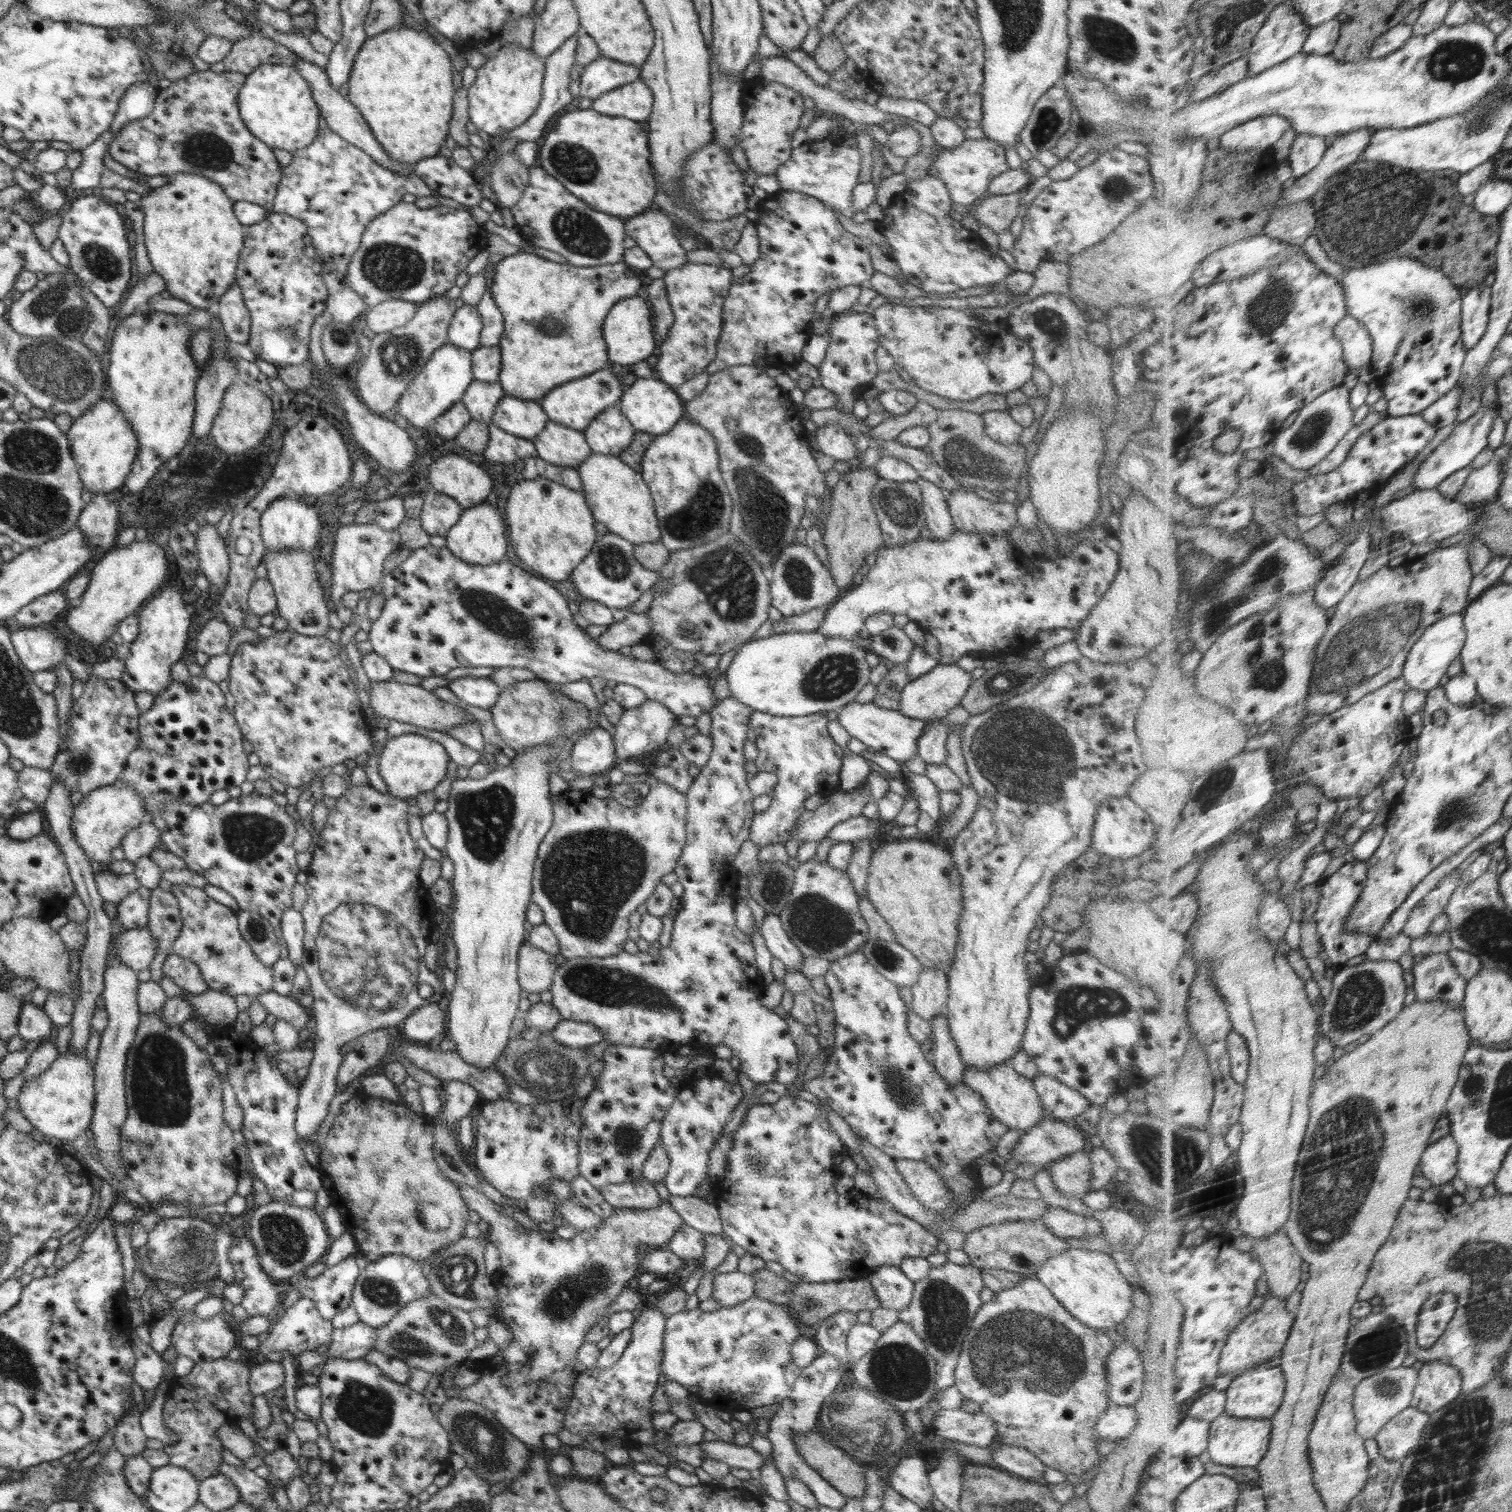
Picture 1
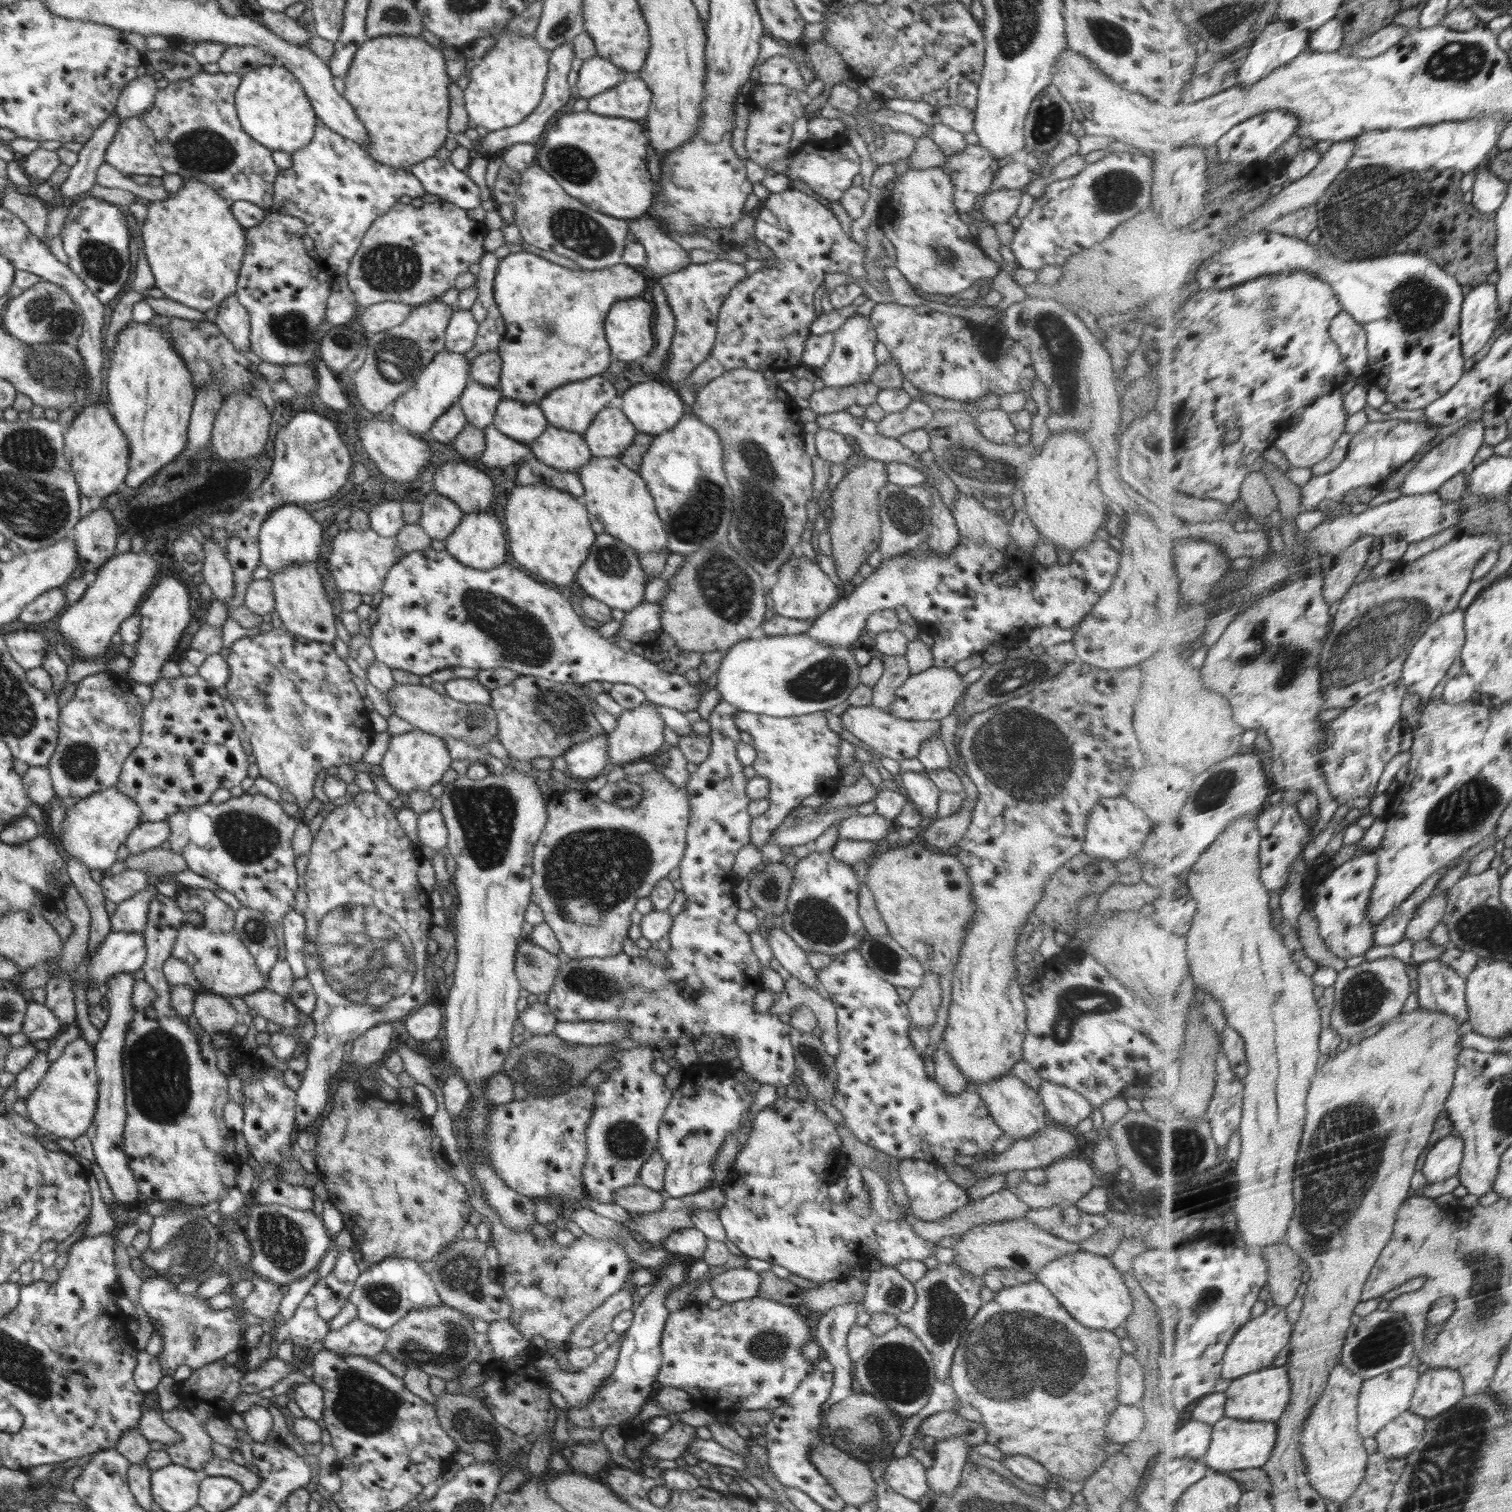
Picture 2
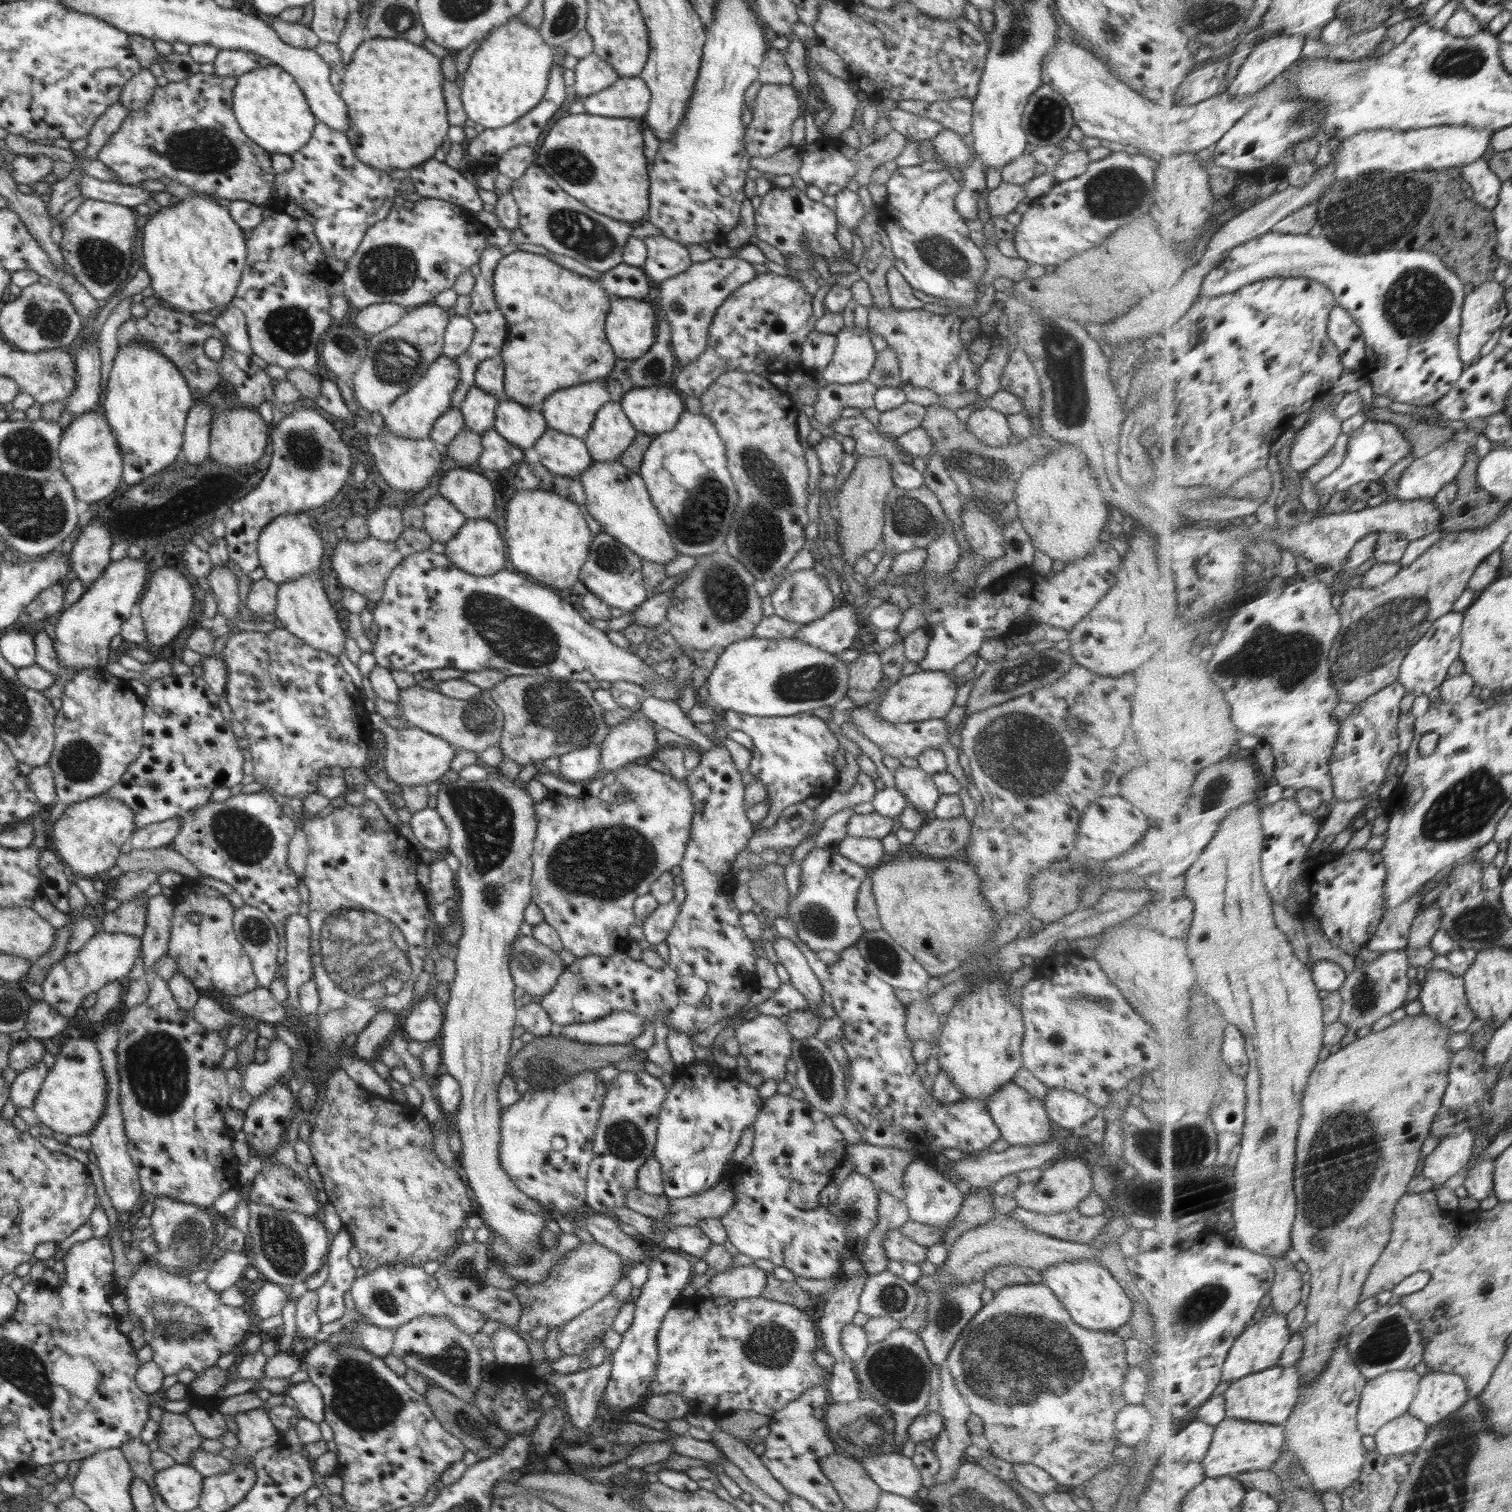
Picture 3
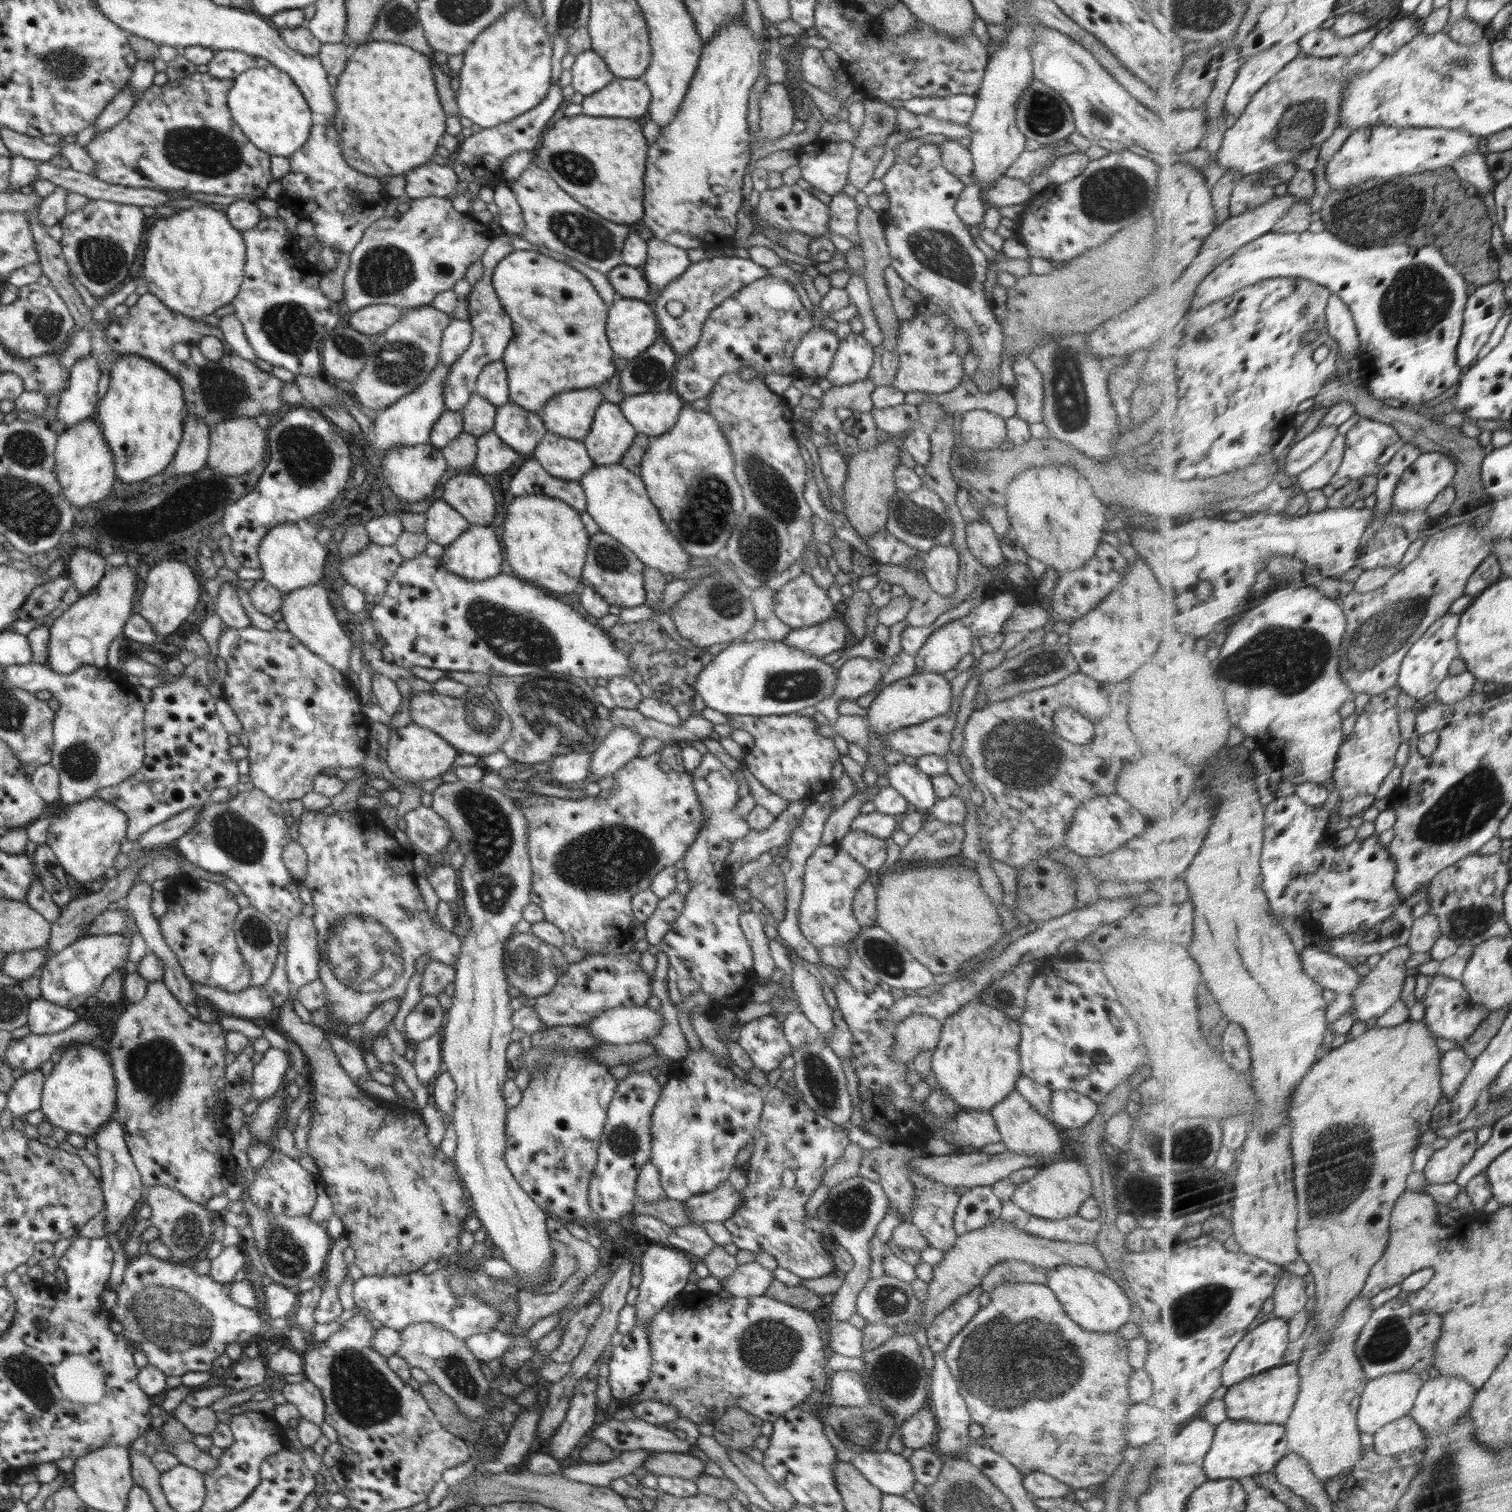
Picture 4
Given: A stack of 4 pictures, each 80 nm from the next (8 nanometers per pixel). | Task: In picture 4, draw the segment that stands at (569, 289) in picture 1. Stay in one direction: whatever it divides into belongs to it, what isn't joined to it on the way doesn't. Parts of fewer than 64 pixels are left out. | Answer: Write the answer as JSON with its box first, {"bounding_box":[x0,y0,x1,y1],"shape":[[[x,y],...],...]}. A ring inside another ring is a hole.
{"bounding_box":[492,250,648,413],"shape":[[[515,250],[496,265],[492,282],[514,330],[501,358],[507,372],[510,401],[538,413],[555,394],[594,387],[594,384],[602,384],[612,378],[615,358],[605,330],[607,306],[583,273],[567,262],[538,251]],[[624,263],[615,266],[607,274],[617,297],[644,301],[648,297],[648,283],[641,269]]]}

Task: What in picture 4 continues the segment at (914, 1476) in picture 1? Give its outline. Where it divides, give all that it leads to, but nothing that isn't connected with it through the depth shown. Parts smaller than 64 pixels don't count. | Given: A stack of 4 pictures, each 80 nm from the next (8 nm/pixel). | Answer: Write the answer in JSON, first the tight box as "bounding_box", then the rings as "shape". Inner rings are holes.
{"bounding_box":[851,1444,916,1496],"shape":[[[860,1444],[851,1463],[883,1494],[903,1496],[904,1493],[912,1491],[916,1483],[909,1460],[888,1450],[872,1451]]]}

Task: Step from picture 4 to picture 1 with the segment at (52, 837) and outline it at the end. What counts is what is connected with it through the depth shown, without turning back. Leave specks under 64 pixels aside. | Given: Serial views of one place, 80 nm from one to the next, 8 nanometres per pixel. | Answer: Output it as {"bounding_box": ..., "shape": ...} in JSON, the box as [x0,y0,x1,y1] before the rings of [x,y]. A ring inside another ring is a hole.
{"bounding_box":[71,778,147,867],"shape":[[[119,778],[114,784],[97,788],[82,796],[81,802],[75,806],[71,827],[86,856],[107,867],[112,862],[112,849],[120,846],[129,829],[136,828],[147,816],[144,800],[134,794],[134,789],[126,781]]]}

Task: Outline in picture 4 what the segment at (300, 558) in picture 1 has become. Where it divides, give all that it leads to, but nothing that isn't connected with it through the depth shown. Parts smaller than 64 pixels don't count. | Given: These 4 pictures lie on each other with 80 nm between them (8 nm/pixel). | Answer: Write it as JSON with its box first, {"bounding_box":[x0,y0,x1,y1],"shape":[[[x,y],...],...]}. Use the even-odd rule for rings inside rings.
{"bounding_box":[279,584,353,675],"shape":[[[314,584],[314,586],[294,590],[290,594],[284,594],[281,598],[282,604],[279,611],[288,626],[288,631],[304,646],[307,646],[312,654],[322,658],[326,664],[330,664],[338,672],[345,675],[346,672],[350,672],[349,659],[353,637],[348,630],[340,626],[340,622],[336,619],[336,614],[330,605],[327,591],[322,584]]]}

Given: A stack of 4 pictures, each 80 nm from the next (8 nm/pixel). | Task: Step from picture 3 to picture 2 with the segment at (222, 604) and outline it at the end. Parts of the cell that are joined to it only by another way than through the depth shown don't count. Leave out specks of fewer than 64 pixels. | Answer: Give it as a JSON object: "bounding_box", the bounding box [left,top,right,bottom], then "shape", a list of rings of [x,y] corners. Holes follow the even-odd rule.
{"bounding_box":[201,538,236,608],"shape":[[[213,538],[206,539],[206,544],[202,548],[204,566],[201,573],[204,583],[212,590],[213,598],[221,601],[228,608],[230,602],[234,600],[234,592],[236,592],[230,562]]]}

